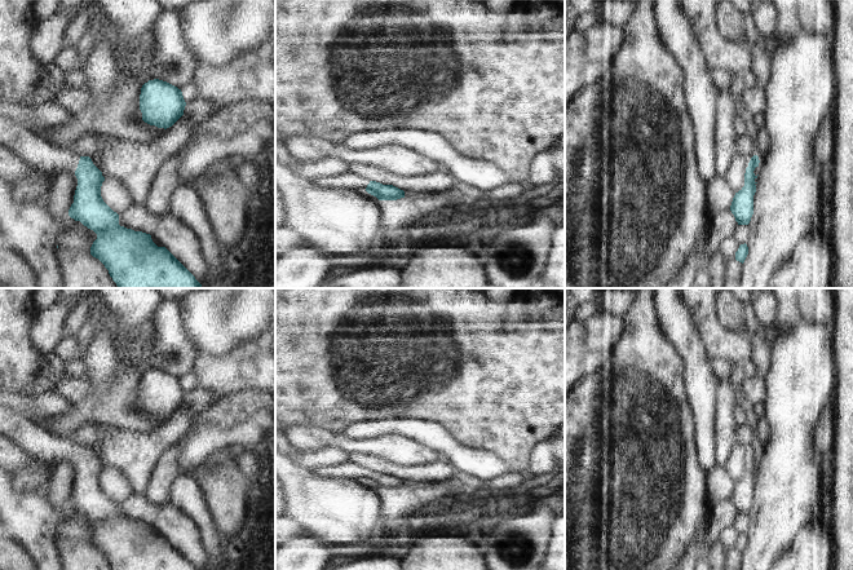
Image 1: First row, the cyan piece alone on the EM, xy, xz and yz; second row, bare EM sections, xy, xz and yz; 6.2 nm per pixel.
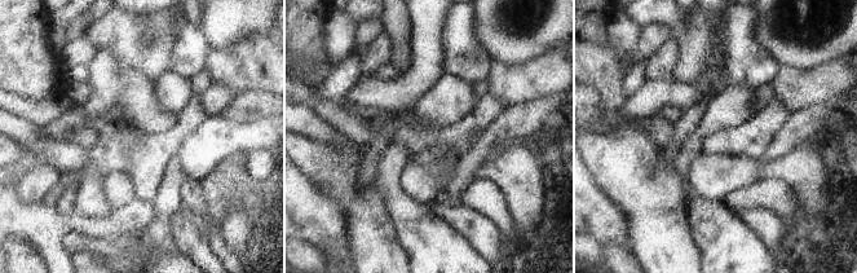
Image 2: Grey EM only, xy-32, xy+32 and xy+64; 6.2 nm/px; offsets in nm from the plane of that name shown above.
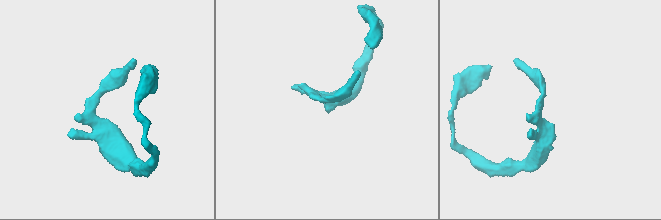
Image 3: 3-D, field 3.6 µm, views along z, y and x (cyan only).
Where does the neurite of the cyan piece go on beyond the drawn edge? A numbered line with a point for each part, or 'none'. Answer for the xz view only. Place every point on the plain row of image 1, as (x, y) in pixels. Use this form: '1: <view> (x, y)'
1: xz (348, 469)

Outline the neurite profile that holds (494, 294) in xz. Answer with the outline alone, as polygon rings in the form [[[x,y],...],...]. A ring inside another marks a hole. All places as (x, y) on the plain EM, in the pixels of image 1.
[[[487,288],[486,295],[492,301],[509,301],[513,299],[522,288]]]

